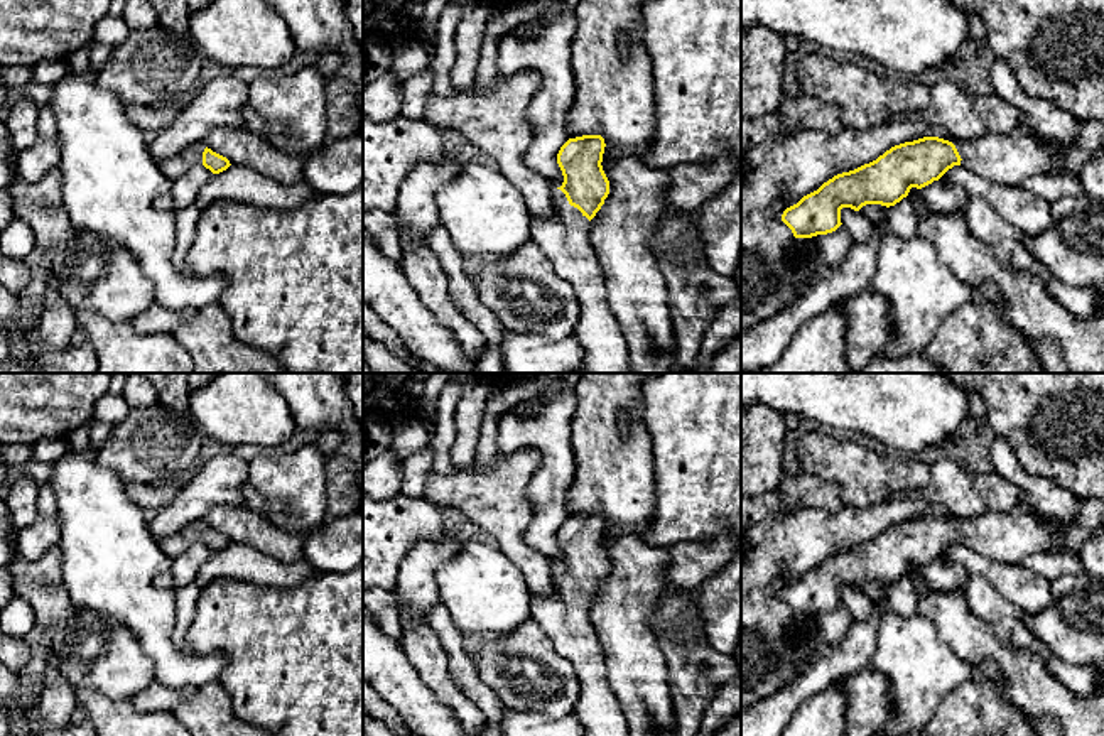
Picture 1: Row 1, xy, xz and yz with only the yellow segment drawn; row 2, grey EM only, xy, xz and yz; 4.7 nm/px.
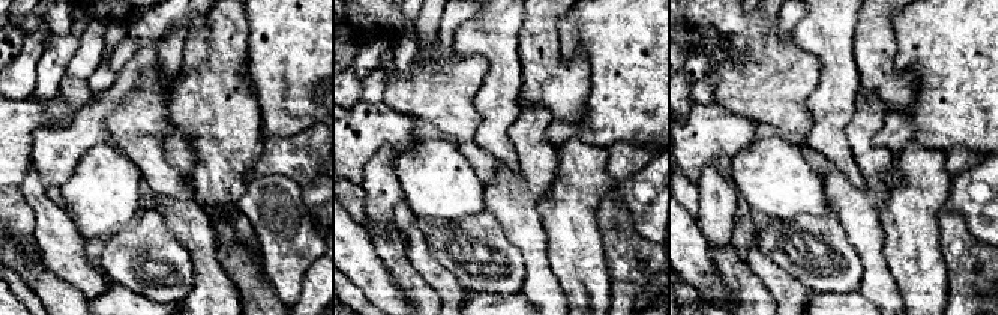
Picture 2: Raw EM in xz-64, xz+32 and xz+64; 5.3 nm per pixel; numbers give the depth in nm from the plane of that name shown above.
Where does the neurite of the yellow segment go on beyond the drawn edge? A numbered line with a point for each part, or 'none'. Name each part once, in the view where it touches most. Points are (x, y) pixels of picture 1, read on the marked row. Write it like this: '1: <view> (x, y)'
1: xz (564, 237)

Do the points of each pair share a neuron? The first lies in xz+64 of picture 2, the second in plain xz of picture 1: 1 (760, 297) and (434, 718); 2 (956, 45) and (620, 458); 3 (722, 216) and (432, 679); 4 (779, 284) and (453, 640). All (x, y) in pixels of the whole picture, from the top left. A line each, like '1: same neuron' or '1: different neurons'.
1: different neurons
2: different neurons
3: different neurons
4: same neuron

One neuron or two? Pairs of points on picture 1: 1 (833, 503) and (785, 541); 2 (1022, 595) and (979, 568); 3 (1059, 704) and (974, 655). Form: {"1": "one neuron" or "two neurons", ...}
{"1": "two neurons", "2": "one neuron", "3": "one neuron"}

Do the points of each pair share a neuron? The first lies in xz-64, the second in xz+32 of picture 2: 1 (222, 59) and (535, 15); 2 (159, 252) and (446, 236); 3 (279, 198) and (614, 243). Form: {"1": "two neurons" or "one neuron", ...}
{"1": "one neuron", "2": "one neuron", "3": "one neuron"}

